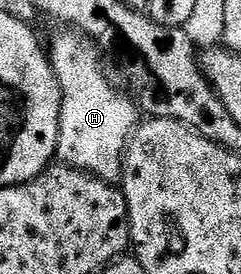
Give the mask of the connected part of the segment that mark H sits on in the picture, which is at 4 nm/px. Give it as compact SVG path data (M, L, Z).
M72 30L61 32L64 32L61 36L53 38L52 48L50 44L52 69L62 94L56 156L71 168L80 168L100 180L119 181L122 176L122 153L138 124L138 105L131 95L123 96L108 81L96 57L97 49L83 35Z

